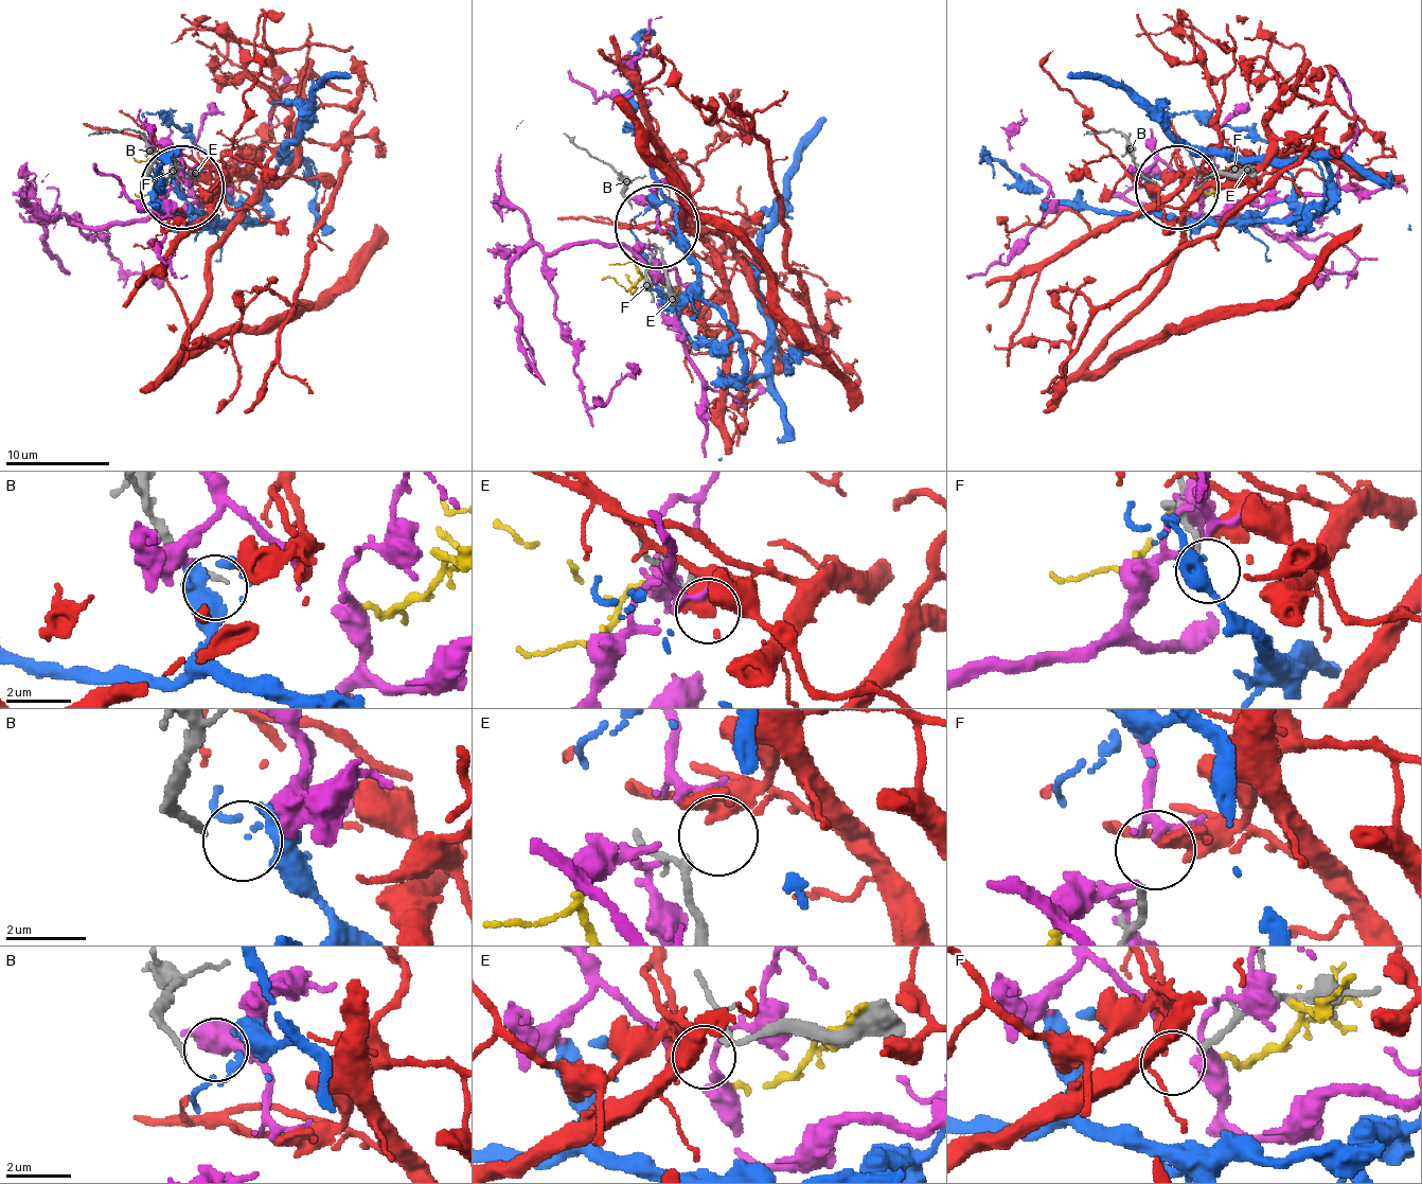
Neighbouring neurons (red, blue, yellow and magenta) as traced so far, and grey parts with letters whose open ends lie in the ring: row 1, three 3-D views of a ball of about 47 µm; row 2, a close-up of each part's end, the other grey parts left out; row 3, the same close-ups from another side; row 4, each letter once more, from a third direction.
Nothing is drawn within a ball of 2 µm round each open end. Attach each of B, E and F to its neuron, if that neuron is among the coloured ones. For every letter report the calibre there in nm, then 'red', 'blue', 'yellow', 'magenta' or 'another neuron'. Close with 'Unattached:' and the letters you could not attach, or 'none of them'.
B: calibre 170 nm; another neuron
E: calibre 160 nm; another neuron
F: calibre 200 nm; another neuron
Unattached: B, E, F

